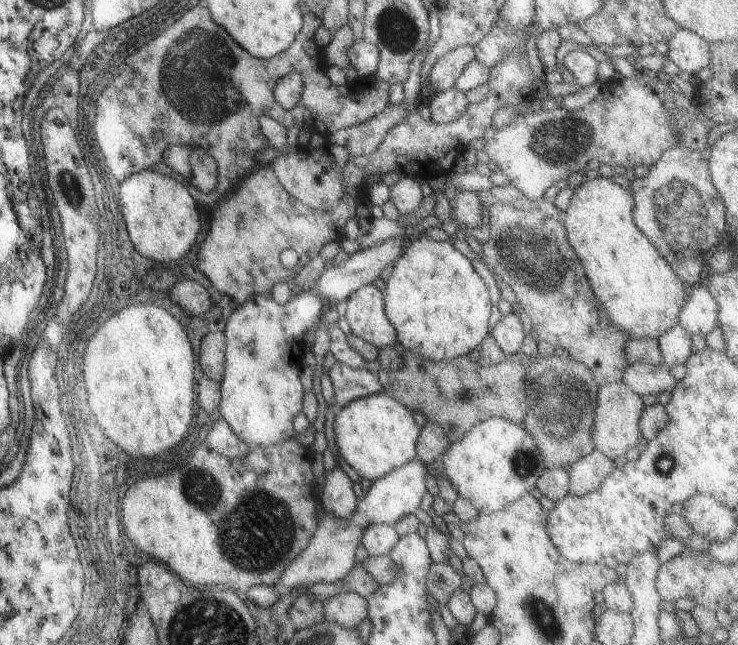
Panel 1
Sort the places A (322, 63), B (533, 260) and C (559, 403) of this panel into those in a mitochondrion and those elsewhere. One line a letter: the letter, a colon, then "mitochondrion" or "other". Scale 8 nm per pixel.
A: other
B: mitochondrion
C: mitochondrion

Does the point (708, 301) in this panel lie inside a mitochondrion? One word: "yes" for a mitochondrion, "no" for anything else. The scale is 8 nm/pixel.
no

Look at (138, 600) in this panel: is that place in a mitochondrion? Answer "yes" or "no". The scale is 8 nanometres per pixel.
no

